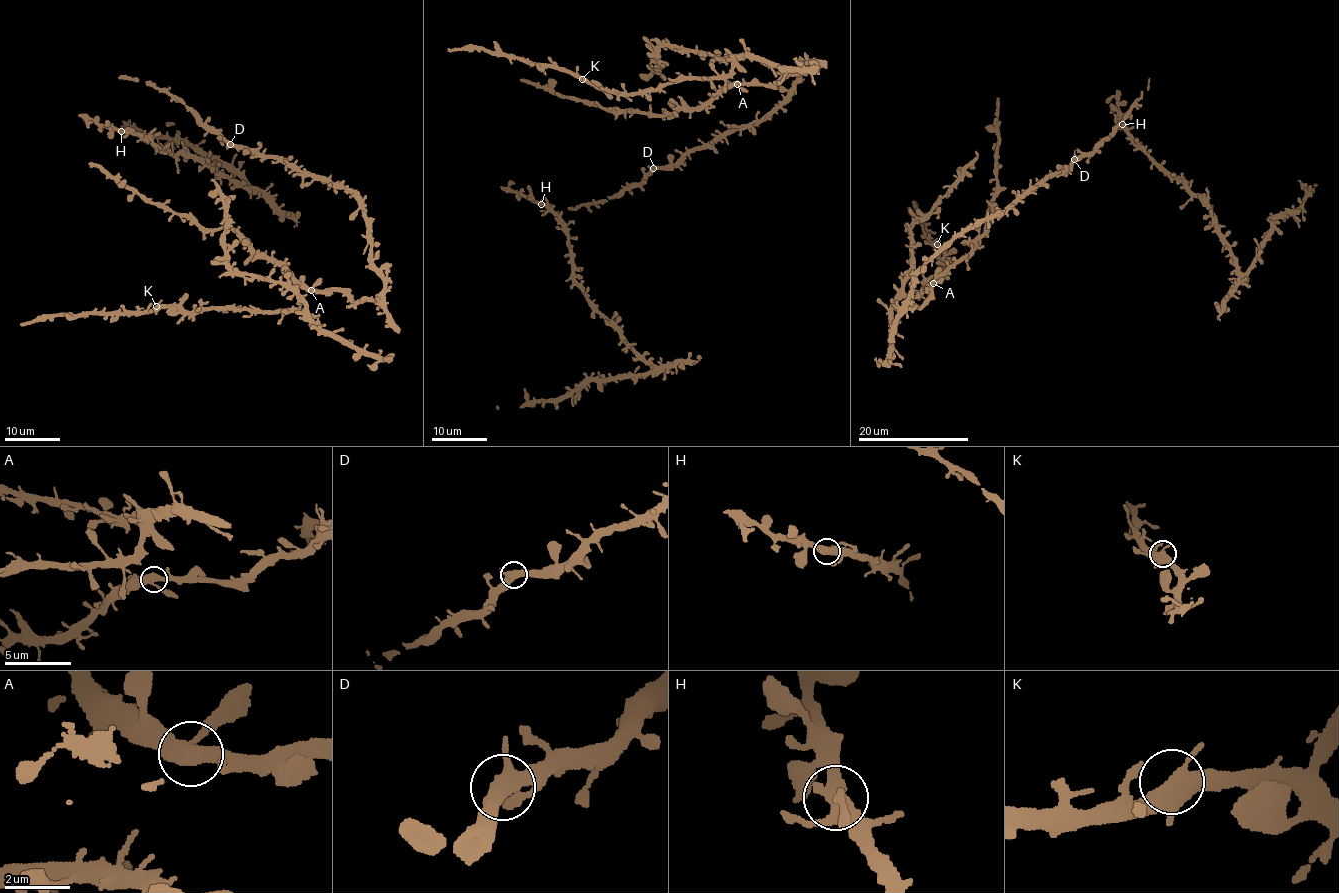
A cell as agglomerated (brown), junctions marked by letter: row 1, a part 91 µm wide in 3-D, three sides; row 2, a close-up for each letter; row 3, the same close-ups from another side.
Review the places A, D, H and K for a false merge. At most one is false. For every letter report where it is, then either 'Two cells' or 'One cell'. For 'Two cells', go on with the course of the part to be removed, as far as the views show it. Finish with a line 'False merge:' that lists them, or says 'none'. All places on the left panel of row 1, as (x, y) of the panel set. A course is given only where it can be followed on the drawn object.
A: Place: (311, 290). One cell
D: Place: (230, 144). One cell
H: Place: (121, 131). One cell
K: Place: (156, 306). One cell
False merge: none

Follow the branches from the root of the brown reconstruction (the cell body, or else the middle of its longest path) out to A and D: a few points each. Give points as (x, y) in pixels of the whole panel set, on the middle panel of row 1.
A: (725, 136), (759, 121), (793, 88), (799, 65), (813, 63), (769, 85), (737, 84)
D: (725, 136), (717, 136), (701, 148), (690, 149), (674, 163), (653, 168)

